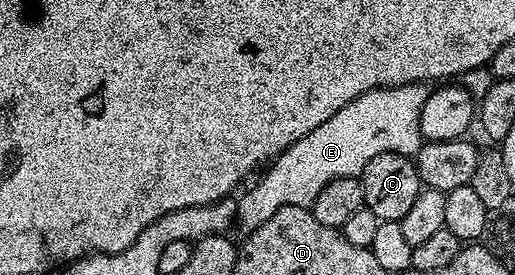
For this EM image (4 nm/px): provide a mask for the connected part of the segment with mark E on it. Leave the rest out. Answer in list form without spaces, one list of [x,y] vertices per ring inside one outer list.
[[[425,83],[401,84],[395,88],[373,88],[360,94],[360,98],[348,102],[348,106],[344,106],[344,110],[336,110],[336,114],[332,114],[332,118],[328,118],[328,122],[320,122],[320,126],[316,126],[316,130],[304,134],[304,138],[300,138],[300,142],[288,146],[288,150],[284,150],[274,157],[269,167],[263,171],[267,172],[243,196],[237,197],[237,227],[239,229],[242,227],[243,233],[249,234],[255,232],[260,226],[264,226],[264,222],[268,222],[268,218],[272,218],[272,214],[276,214],[284,206],[304,208],[313,205],[314,199],[318,197],[320,190],[324,190],[324,186],[328,186],[328,182],[349,176],[361,177],[368,162],[378,154],[395,152],[406,157],[417,157],[418,151],[421,150],[424,143],[420,122],[427,95],[428,88]]]

